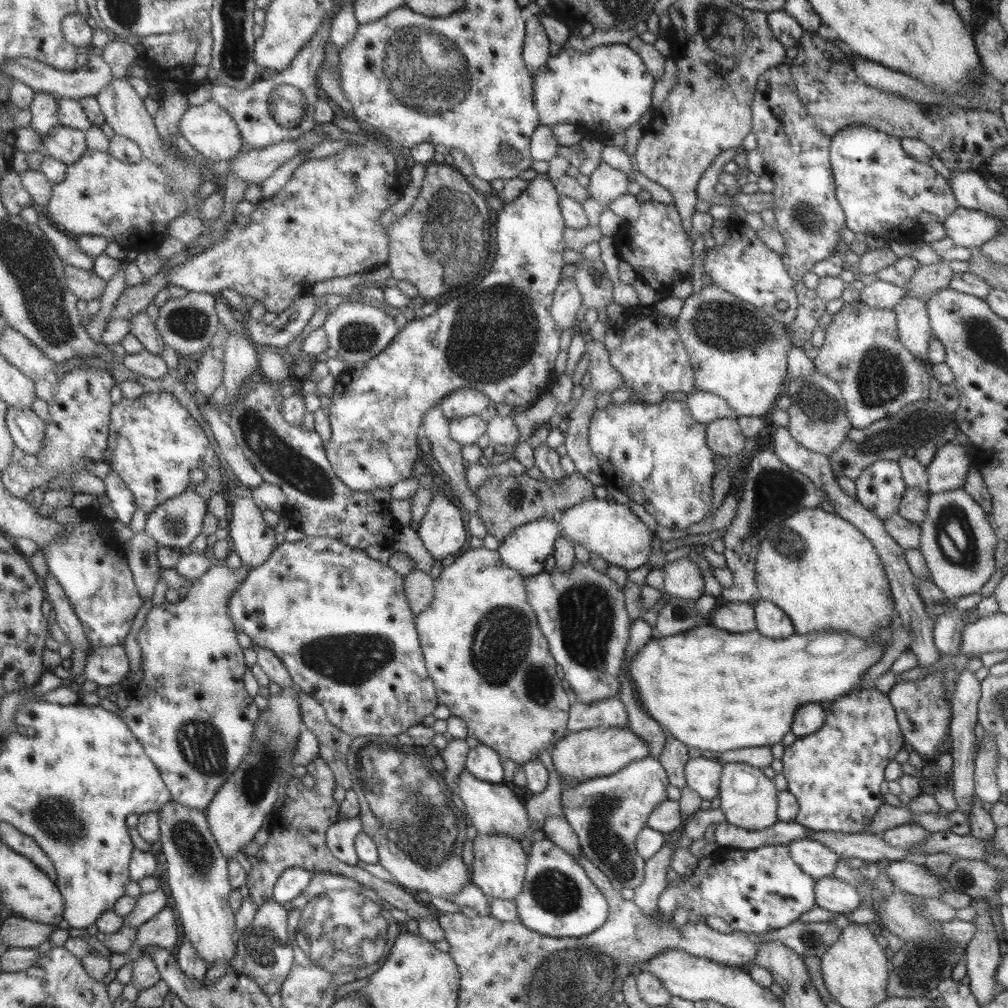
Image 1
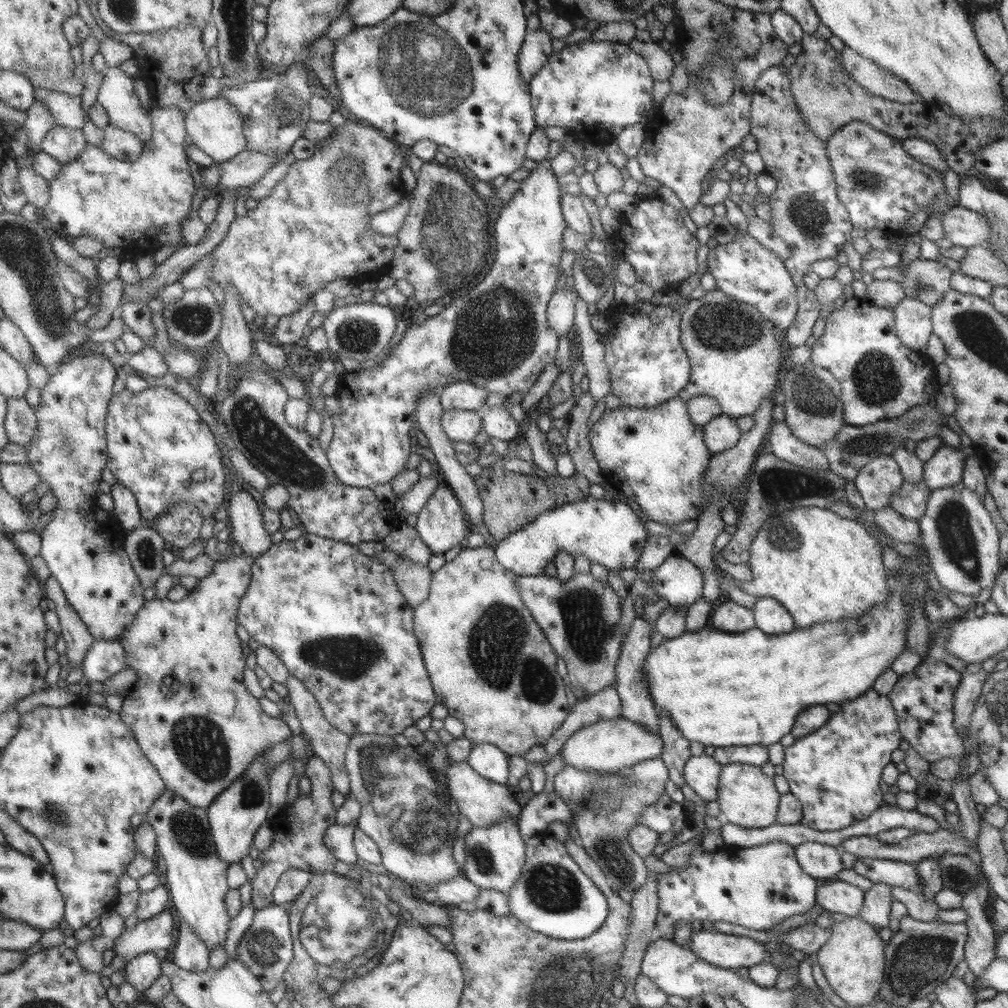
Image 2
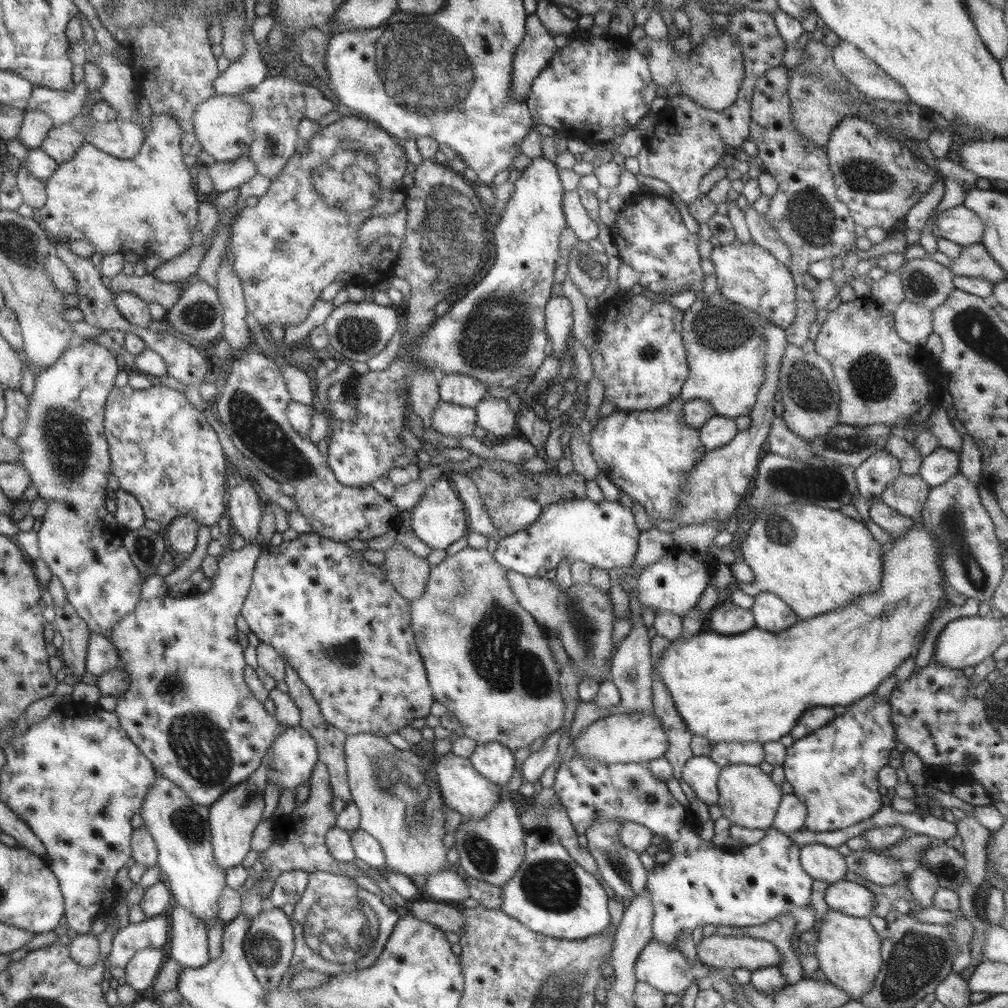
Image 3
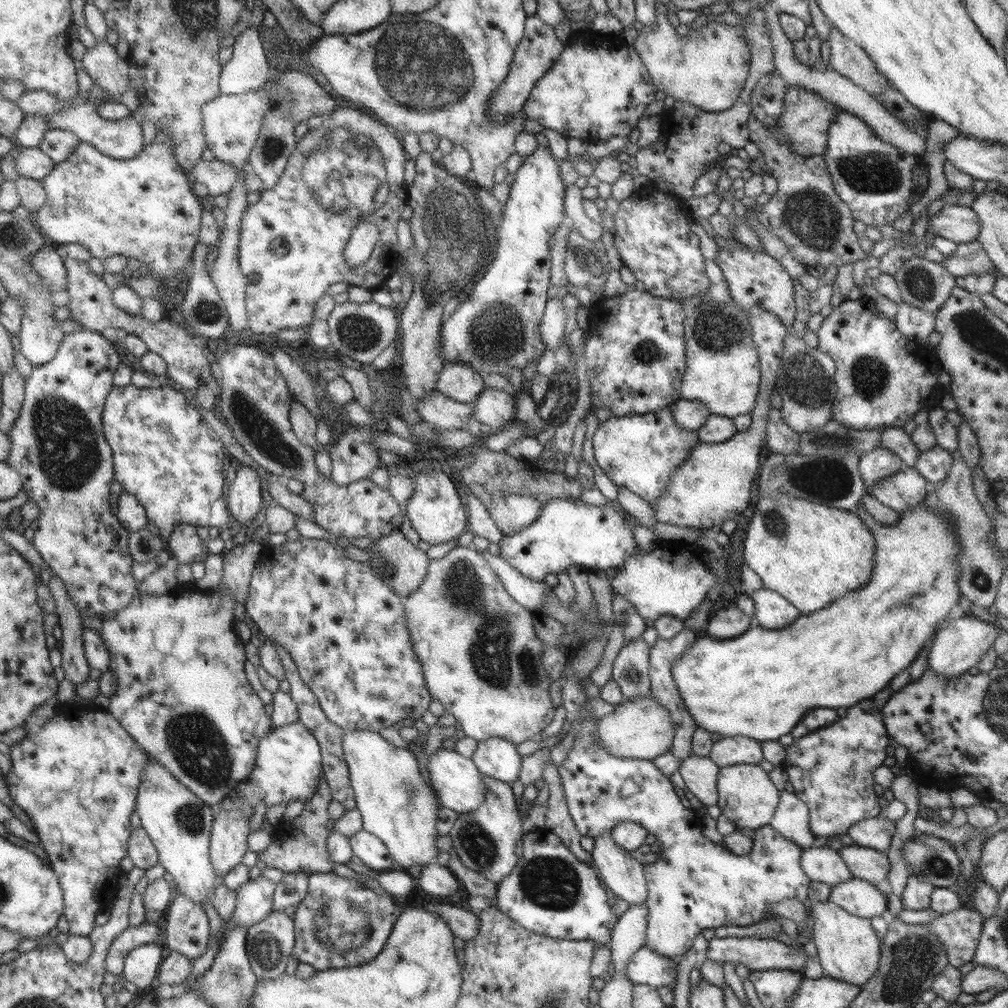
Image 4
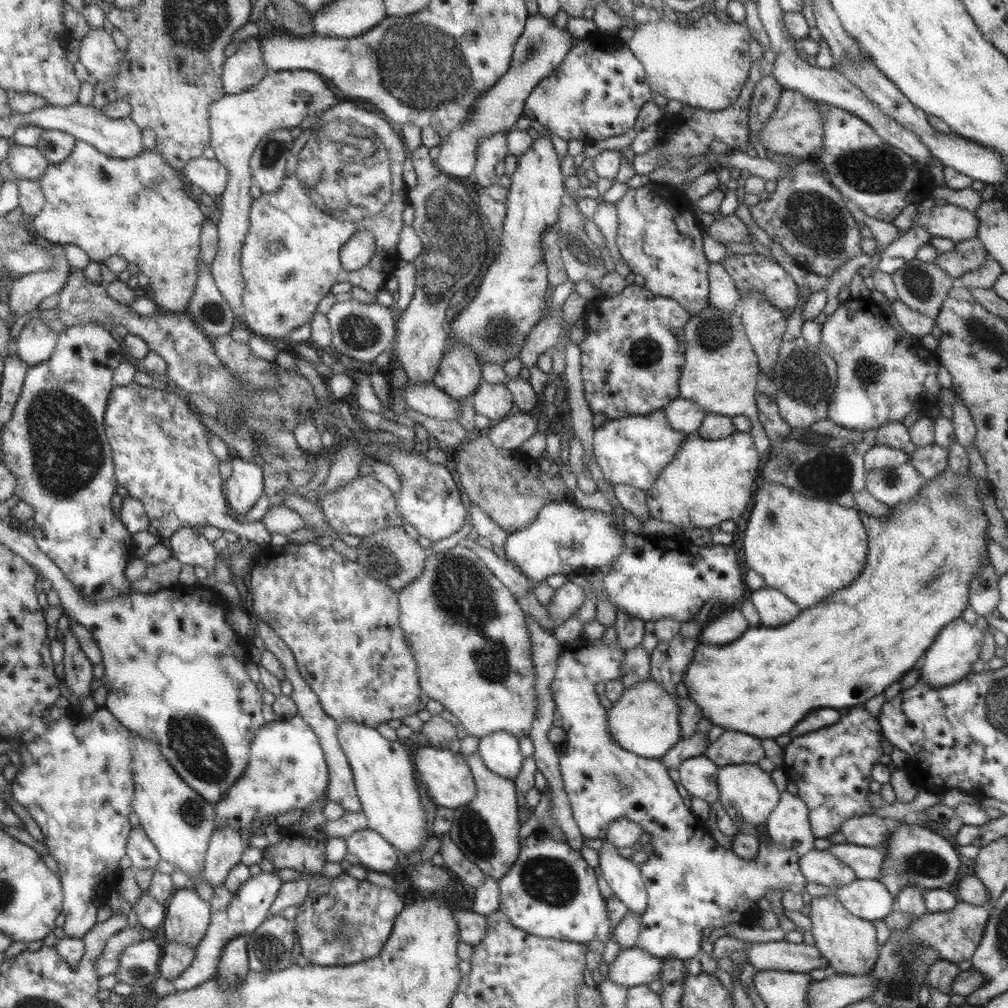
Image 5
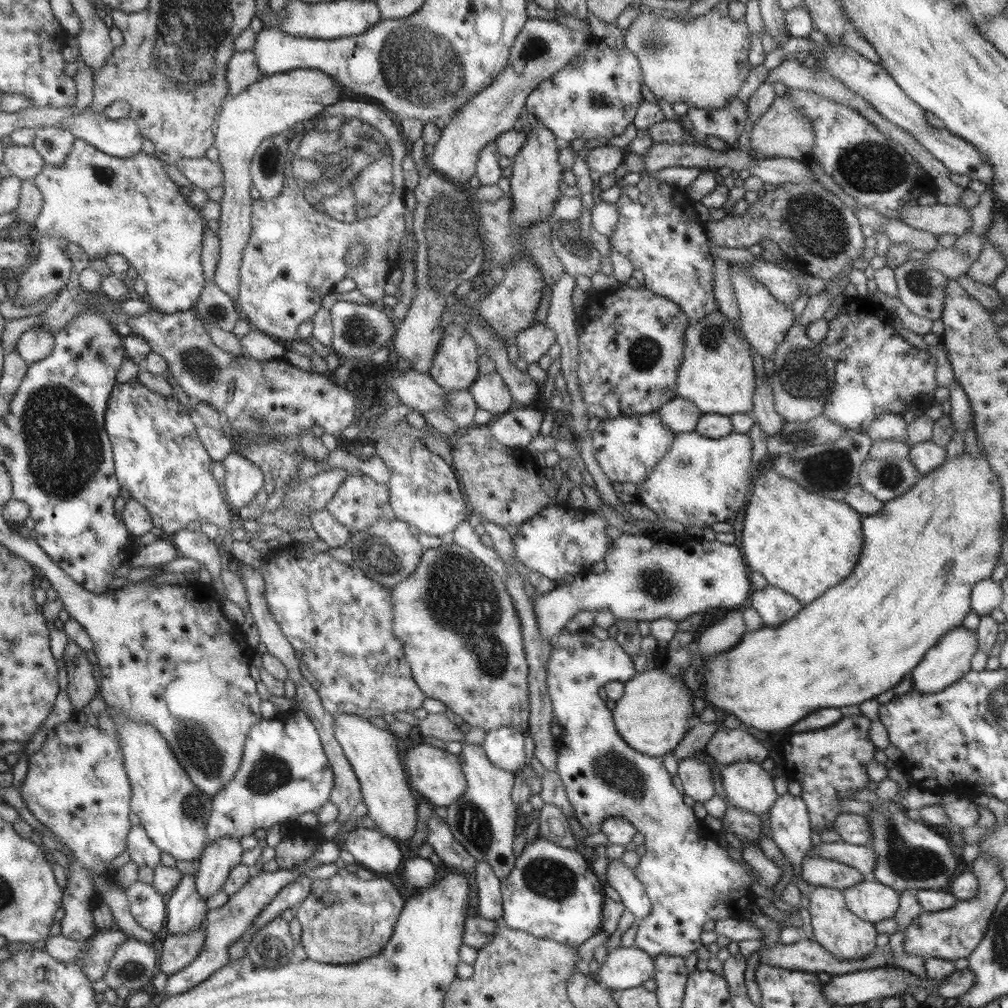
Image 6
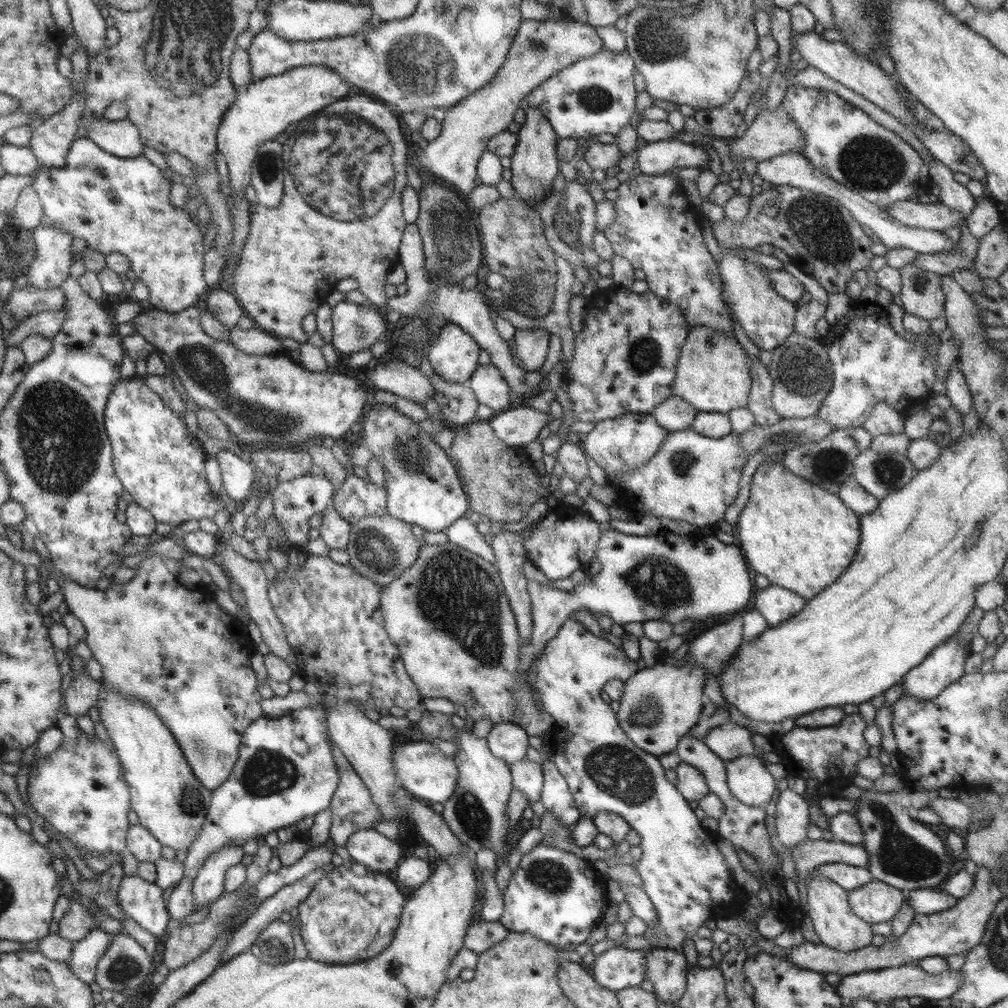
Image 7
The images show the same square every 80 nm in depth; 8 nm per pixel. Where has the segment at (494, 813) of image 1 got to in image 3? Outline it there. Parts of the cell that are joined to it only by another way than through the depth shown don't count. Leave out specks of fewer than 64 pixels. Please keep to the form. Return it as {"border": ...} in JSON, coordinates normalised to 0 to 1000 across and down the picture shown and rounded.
{"border":[[[448,746],[433,751],[434,757],[429,758],[436,778],[437,787],[443,802],[457,808],[457,812],[478,812],[494,797],[496,780],[479,772],[461,751],[451,750]]]}

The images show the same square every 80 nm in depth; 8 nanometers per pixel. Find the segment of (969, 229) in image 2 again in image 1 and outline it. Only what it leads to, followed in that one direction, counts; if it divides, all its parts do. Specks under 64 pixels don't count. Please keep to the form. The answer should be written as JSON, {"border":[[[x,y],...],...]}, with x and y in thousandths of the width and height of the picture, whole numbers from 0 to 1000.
{"border":[[[950,204],[938,214],[933,227],[938,228],[948,243],[967,247],[985,236],[993,224],[996,220],[987,213]]]}

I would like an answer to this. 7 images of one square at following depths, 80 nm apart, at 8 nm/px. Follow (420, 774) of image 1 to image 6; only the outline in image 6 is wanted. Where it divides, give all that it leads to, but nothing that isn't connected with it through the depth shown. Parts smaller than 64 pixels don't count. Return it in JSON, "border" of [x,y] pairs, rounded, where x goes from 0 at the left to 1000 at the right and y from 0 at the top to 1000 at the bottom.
{"border":[[[332,708],[330,712],[330,730],[355,774],[357,789],[363,800],[363,810],[380,829],[405,837],[414,817],[413,800],[416,790],[405,775],[392,730],[382,723],[368,719],[353,708]]]}

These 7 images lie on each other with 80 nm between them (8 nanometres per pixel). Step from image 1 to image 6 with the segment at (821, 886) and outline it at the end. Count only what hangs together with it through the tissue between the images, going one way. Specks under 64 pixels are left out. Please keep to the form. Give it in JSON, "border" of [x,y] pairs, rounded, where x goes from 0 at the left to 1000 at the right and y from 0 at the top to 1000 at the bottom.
{"border":[[[868,873],[852,874],[837,881],[835,888],[838,901],[854,913],[869,916],[879,911],[887,911],[891,900],[892,886]]]}

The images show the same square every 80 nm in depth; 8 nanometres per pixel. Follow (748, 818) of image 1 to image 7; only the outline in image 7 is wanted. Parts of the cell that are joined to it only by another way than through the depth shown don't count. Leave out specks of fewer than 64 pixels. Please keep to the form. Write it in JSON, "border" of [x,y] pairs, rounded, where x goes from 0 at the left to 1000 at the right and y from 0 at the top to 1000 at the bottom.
{"border":[[[749,749],[732,750],[718,755],[720,777],[733,796],[745,801],[758,801],[769,786],[770,774]]]}

